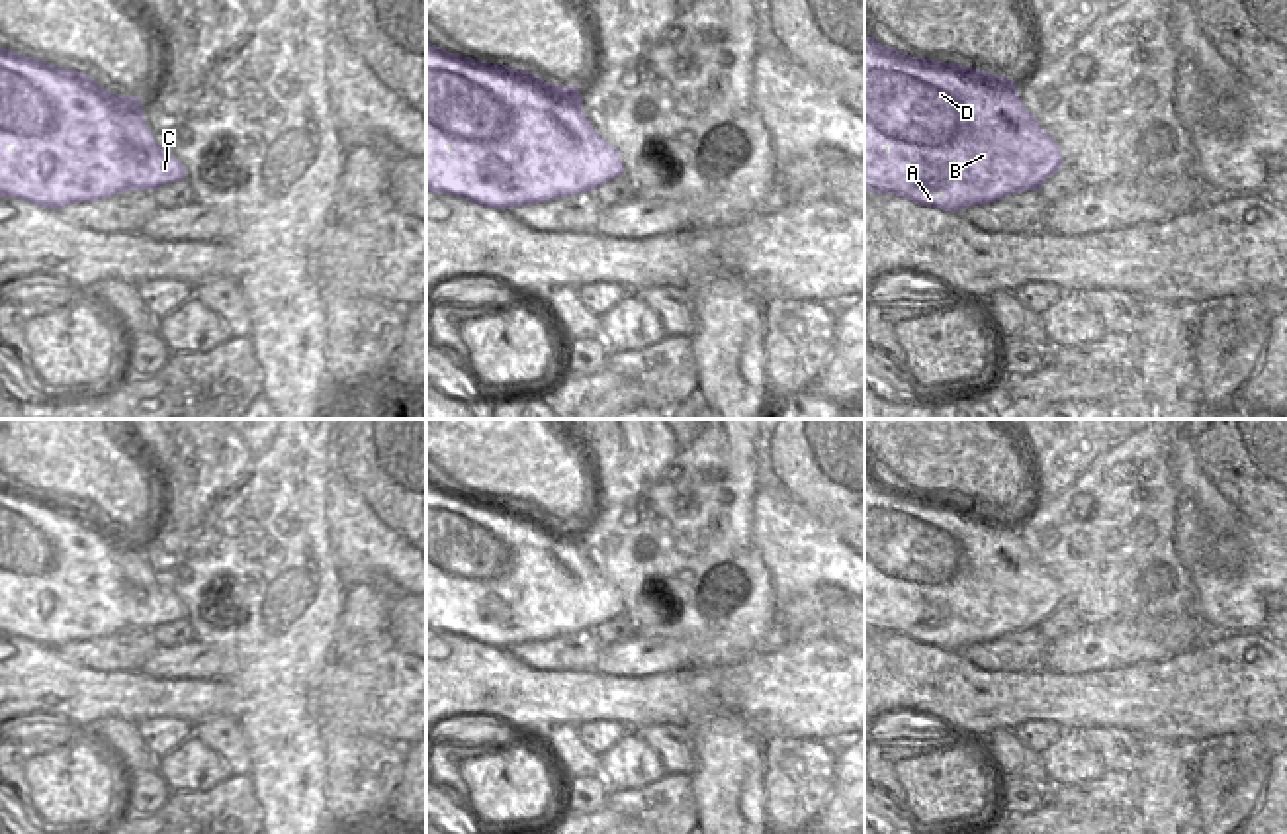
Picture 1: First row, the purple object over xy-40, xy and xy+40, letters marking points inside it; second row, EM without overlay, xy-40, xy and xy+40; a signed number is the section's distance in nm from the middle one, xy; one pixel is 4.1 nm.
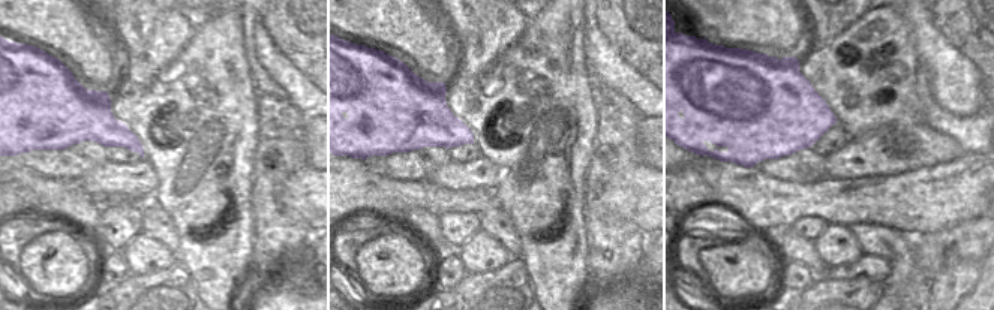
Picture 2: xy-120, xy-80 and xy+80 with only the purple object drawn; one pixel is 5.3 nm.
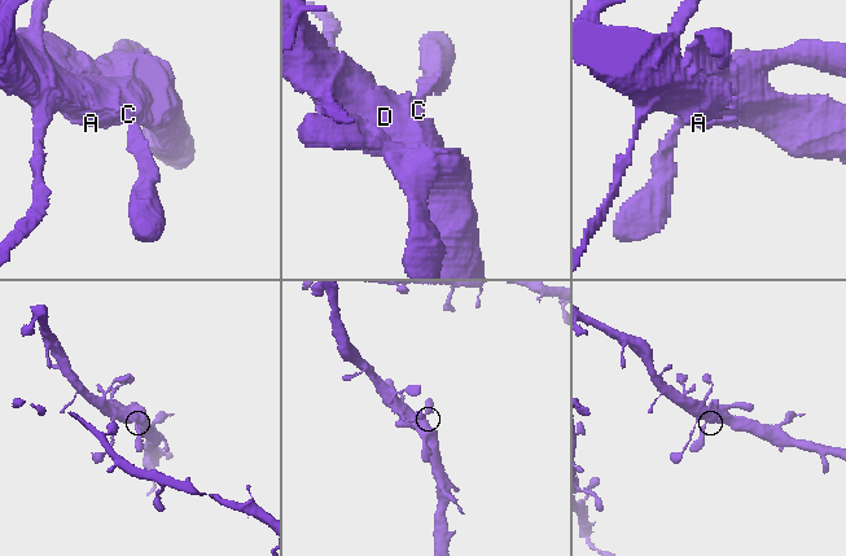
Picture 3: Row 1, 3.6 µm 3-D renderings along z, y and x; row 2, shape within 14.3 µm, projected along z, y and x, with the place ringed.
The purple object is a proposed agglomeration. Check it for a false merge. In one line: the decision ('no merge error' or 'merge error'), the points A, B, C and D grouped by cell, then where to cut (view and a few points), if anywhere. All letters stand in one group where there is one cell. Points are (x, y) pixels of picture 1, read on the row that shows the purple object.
no merge error; A B C D; no cut

